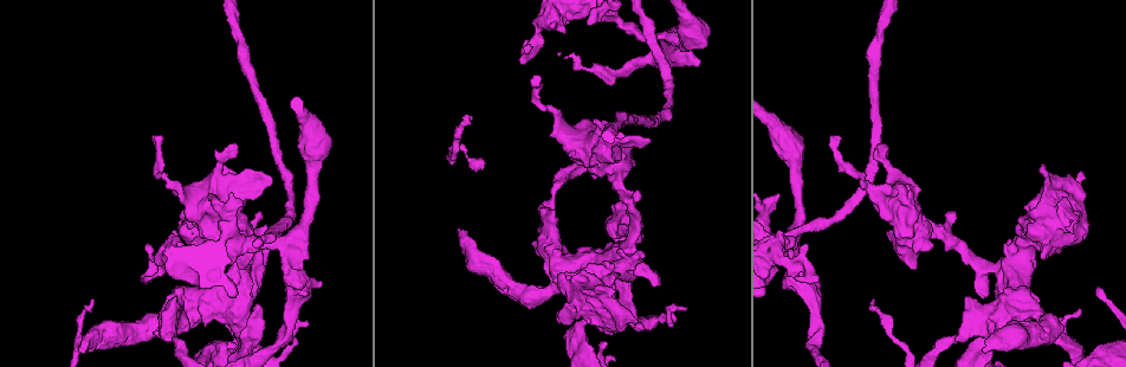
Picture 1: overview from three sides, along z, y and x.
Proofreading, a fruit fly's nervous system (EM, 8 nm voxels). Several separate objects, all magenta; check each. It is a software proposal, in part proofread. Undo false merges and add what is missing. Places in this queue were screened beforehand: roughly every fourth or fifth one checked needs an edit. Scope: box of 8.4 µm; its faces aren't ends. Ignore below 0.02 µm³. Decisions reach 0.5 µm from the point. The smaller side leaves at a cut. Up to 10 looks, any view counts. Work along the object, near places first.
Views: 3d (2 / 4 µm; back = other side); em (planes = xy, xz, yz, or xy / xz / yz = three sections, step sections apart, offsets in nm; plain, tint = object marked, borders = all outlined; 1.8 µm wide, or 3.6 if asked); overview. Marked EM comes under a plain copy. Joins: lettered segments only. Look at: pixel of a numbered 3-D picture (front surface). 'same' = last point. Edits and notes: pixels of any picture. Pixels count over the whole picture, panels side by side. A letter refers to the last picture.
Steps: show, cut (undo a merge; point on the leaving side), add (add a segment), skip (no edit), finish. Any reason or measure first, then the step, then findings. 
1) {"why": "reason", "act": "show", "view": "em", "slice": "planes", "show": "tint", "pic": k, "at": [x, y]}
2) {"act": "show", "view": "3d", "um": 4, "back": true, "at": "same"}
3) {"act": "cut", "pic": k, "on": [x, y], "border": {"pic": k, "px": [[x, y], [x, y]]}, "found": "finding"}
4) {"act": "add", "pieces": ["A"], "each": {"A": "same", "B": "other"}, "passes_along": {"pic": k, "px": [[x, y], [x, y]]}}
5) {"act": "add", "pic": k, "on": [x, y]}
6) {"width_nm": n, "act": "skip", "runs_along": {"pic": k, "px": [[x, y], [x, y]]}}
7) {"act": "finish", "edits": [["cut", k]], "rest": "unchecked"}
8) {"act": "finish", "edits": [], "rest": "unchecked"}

{"act": "show", "view": "3d", "um": 2, "pic": 1, "at": [550, 231]}

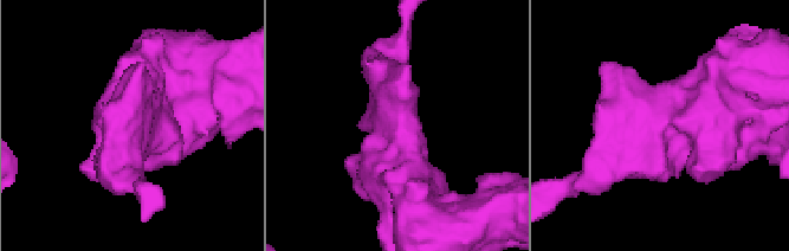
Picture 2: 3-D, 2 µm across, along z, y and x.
{"why": "shape alone is not enough", "act": "show", "view": "em", "slice": "yz", "step": 4, "show": "borders", "pic": 2, "at": [658, 118]}

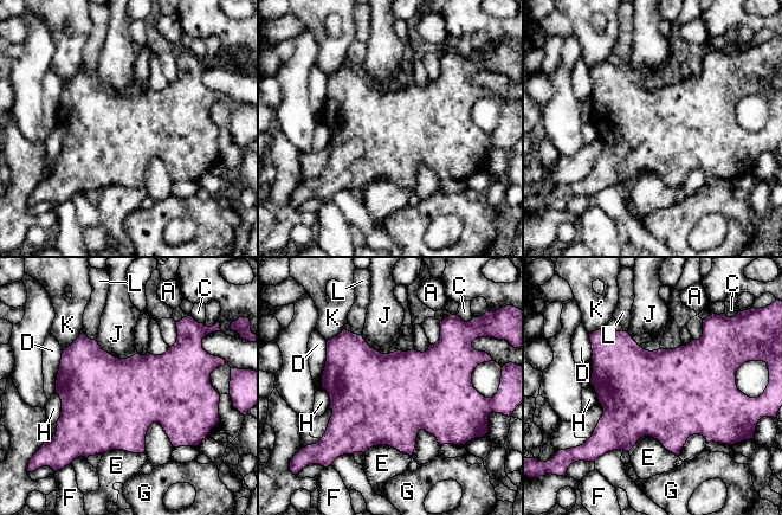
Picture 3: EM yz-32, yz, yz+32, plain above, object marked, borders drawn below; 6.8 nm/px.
{"longest_contact_nm": ["E", 340], "act": "skip", "each": {"A": "other", "C": "other", "D": "other", "E": "other", "F": "other", "G": "other", "H": "other", "J": "other", "K": "other", "L": "other"}, "border": {"pic": 3, "px": [[628, 450], [651, 436], [678, 457]]}, "found": "all the same cell"}

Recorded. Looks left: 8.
{"why": "branch stops here", "act": "show", "view": "em", "slice": "planes", "show": "borders", "pic": 1, "at": [259, 307]}

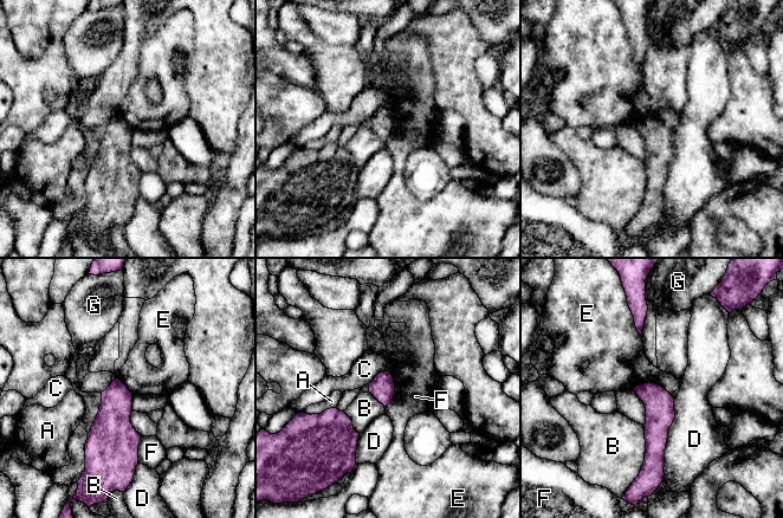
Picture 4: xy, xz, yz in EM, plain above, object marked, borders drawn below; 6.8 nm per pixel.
{"width_nm": 170, "act": "skip", "each": {"A": "other", "B": "other", "C": "other", "D": "other", "E": "other", "F": "other", "G": "other"}, "border": {"pic": 4, "px": [[633, 388], [657, 383], [673, 397]]}, "found": "no lettered segment goes on from it"}

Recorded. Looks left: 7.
{"why": "three arms meet", "act": "show", "view": "3d", "um": 4, "pic": 1, "at": [1026, 238]}

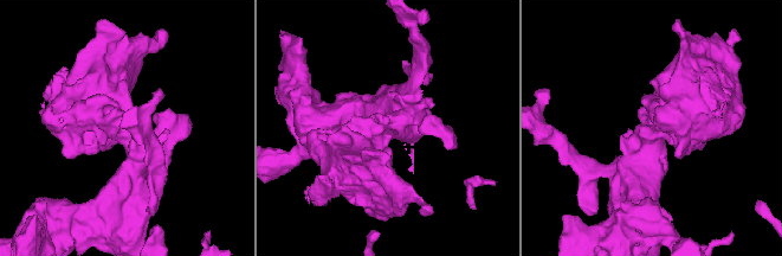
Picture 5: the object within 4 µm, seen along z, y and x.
{"arms": 3, "arm_widths_nm": [220, 500, 850], "act": "show", "view": "em", "slice": "planes", "show": "borders", "pic": 5, "at": [653, 127]}

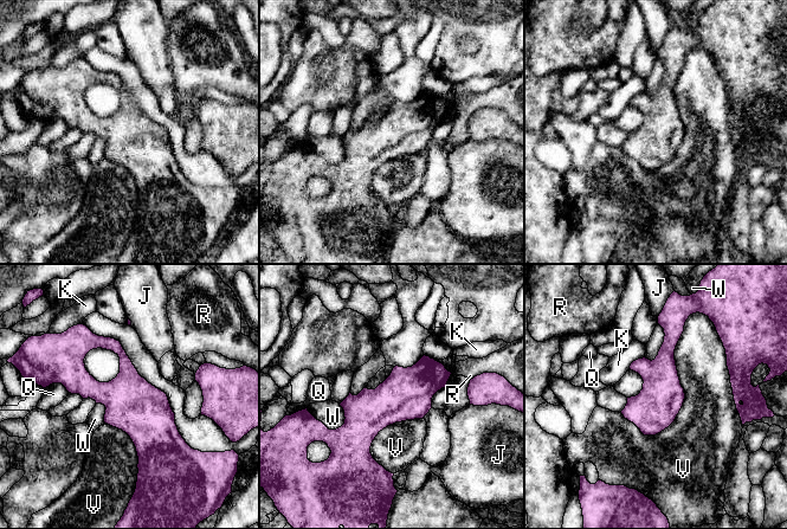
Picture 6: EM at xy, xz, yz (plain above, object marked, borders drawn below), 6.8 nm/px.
{"width_nm": 300, "longest_contact_nm": ["V", 850], "act": "skip", "each": {"J": "other", "K": "other", "Q": "other", "R": "other", "V": "other", "W": "other"}, "found": "one cell here"}

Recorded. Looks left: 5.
{"why": "sharp bend", "act": "show", "view": "3d", "um": 2, "pic": 1, "at": [663, 33]}

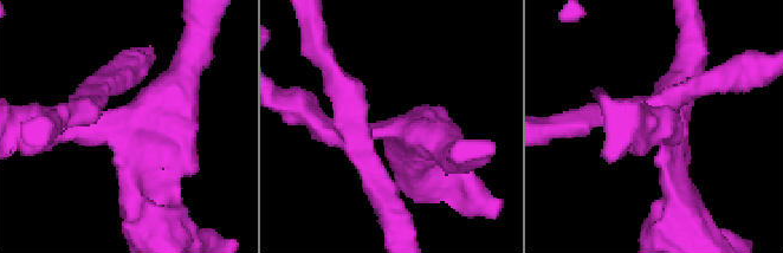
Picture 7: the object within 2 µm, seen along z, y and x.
{"why": "need the tissue", "act": "show", "view": "em", "slice": "planes", "show": "tint", "pic": 7, "at": [122, 125]}

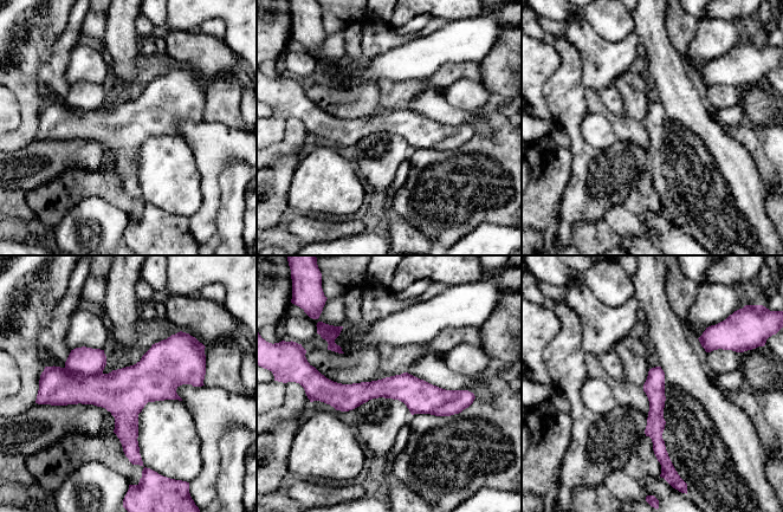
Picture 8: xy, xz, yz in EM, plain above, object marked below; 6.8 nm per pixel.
{"why": "what lies round it", "act": "show", "view": "em", "slice": "planes", "show": "borders", "at": "same"}

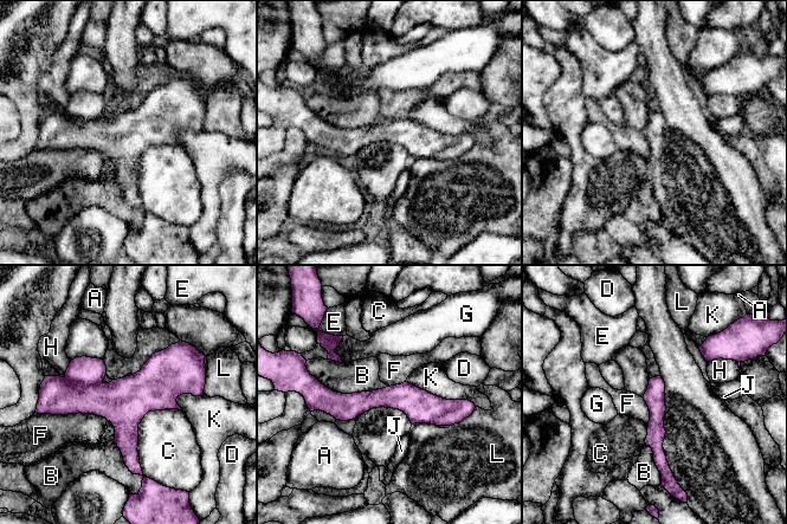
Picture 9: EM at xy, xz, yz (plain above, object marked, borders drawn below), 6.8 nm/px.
{"act": "cut", "pic": 9, "on": [84, 370], "each": {"A": "other", "B": "other", "C": "other", "D": "other", "E": "other", "F": "other", "G": "other", "H": "other", "J": "other", "K": "other", "L": "other"}, "border": {"pic": 9, "px": [[65, 375], [83, 385], [102, 382]]}, "found": "a second cell is stuck on"}

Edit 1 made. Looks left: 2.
{"act": "finish", "edits": [["cut", 9]], "rest": "unchecked"}

